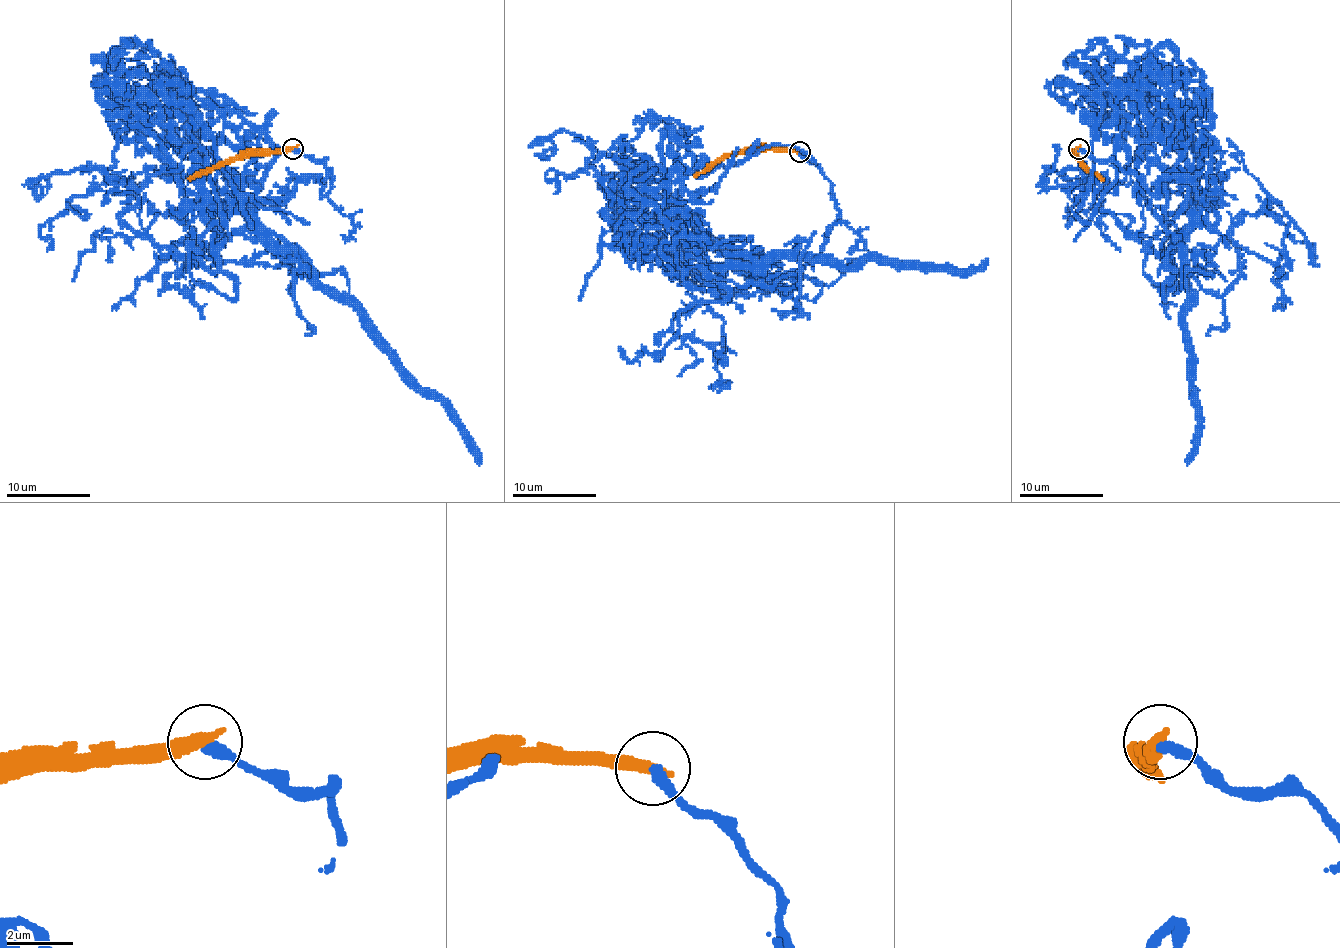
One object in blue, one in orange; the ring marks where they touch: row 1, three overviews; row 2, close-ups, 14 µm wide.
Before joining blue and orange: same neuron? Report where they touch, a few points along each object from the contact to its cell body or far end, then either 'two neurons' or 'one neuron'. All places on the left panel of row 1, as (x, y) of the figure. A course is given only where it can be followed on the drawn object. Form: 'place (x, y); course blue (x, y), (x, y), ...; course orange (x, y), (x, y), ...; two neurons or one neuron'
place (293, 148); course blue (292, 149), (332, 187), (303, 178), (255, 216), (349, 291), (343, 270), (194, 256), (167, 283), (204, 319); course orange (292, 149), (242, 151), (188, 178); two neurons

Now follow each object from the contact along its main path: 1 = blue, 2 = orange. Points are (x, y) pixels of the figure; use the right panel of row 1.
1: (1078, 149), (1202, 199), (1179, 243), (1187, 291), (1212, 273), (1193, 256), (1168, 319)
2: (1078, 149), (1076, 151), (1082, 161), (1103, 178)

